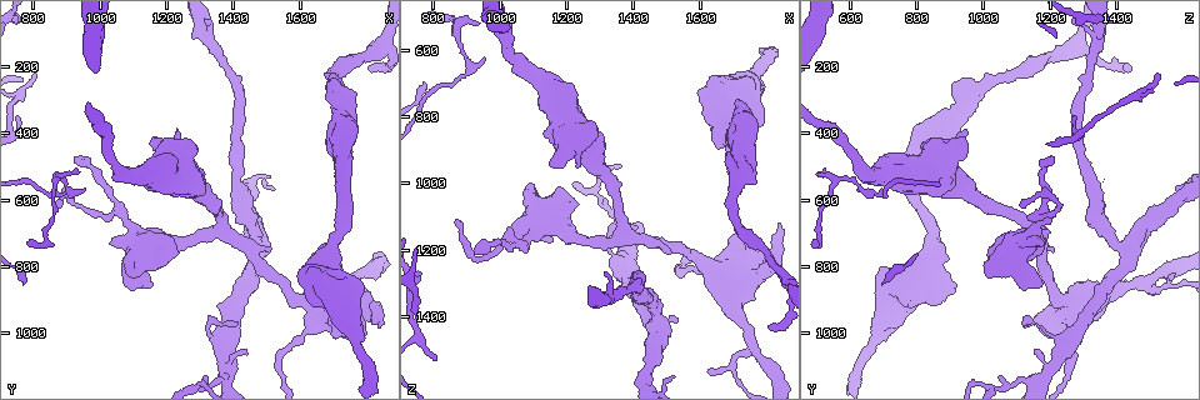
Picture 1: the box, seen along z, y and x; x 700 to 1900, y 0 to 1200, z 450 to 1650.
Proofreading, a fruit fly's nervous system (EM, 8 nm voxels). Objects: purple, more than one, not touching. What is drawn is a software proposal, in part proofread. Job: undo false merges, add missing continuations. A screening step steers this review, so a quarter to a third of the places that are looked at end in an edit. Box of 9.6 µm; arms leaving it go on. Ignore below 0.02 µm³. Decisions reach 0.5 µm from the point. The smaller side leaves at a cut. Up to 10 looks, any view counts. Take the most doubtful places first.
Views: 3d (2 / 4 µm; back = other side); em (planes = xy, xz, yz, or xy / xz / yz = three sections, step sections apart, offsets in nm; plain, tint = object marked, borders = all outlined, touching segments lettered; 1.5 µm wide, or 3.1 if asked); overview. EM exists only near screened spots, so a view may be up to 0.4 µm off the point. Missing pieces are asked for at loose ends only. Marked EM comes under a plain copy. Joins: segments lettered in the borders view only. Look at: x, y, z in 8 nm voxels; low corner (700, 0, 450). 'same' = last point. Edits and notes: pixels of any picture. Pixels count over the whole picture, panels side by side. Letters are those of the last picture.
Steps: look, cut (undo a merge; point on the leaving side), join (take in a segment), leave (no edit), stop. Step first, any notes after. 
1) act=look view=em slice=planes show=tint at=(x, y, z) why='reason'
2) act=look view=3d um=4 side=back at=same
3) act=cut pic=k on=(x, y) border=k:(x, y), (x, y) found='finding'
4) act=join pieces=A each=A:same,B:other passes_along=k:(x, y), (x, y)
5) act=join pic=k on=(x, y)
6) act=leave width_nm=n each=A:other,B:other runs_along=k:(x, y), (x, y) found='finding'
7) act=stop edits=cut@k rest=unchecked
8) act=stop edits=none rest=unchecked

act=look view=3d um=4 at=(1530, 570, 1580) why='end of a long branch'

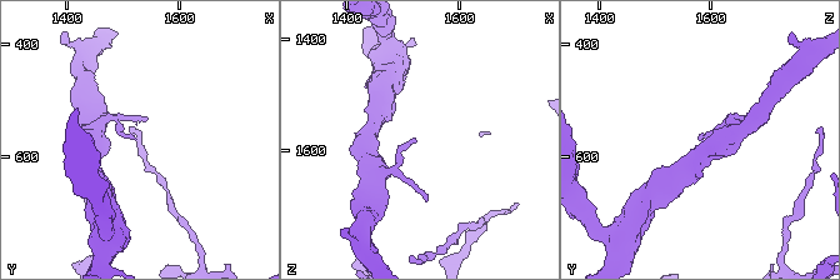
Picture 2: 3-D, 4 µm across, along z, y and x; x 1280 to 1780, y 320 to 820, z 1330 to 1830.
act=look view=em um=3.1 slice=xz step=16 show=tint at=(1520, 565, 1585) why='now the EM'

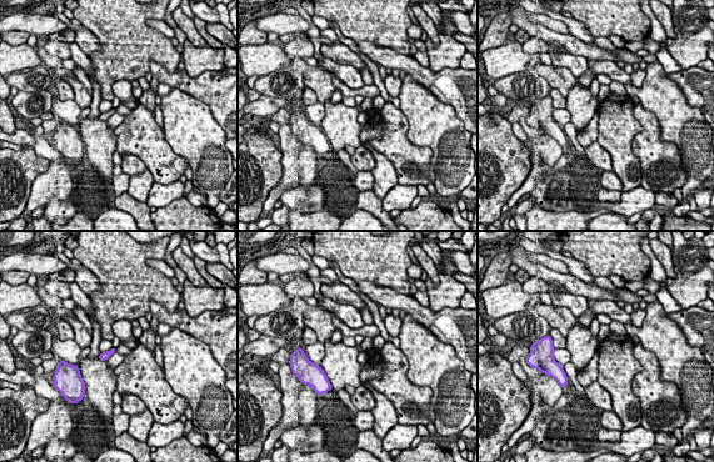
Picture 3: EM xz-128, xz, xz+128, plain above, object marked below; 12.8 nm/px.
act=look view=em um=3.1 slice=planes show=borders at=same why='another direction'

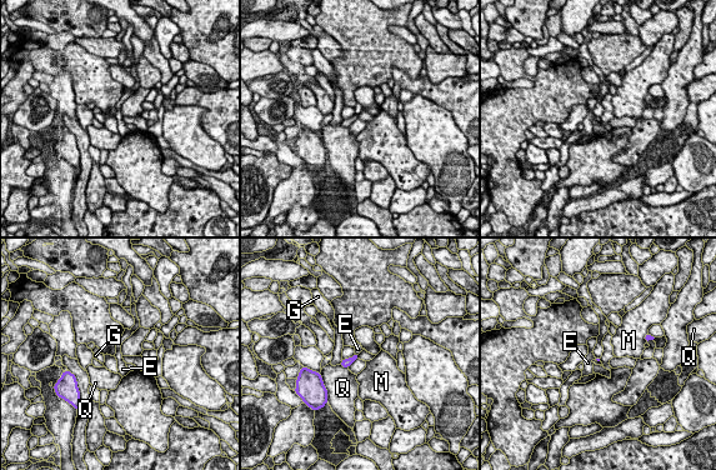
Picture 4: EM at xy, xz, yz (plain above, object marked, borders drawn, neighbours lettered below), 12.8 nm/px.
act=leave each=E:other,G:other,M:other,Q:other border=4:(340, 364), (348, 368) found='no lettered segment goes on from it'

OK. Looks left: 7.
act=look view=3d um=4 at=(1790, 870, 810) why='stops while still wide'

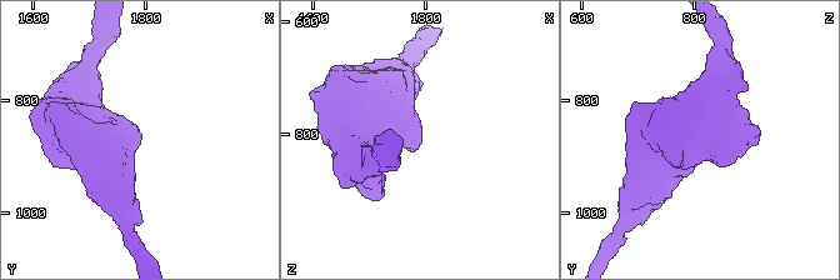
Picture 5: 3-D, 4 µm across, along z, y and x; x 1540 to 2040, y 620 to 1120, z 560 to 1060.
act=look view=em slice=yz step=4 show=borders at=(1790, 860, 815) why='now the EM'

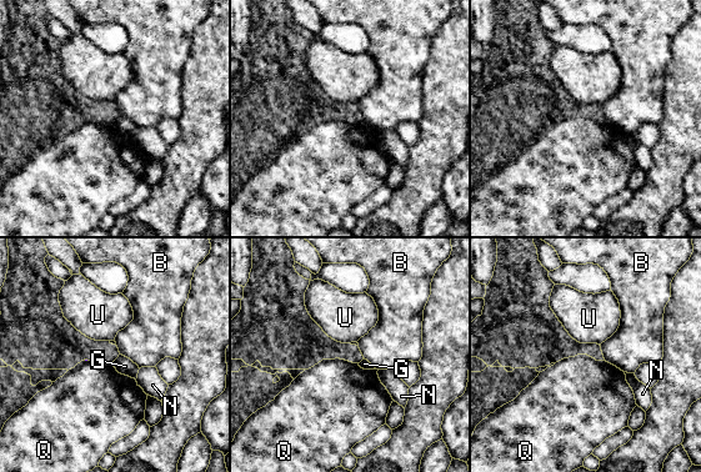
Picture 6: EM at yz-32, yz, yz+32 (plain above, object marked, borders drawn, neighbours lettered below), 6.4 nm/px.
act=look view=em slice=xz step=4 show=borders at=same

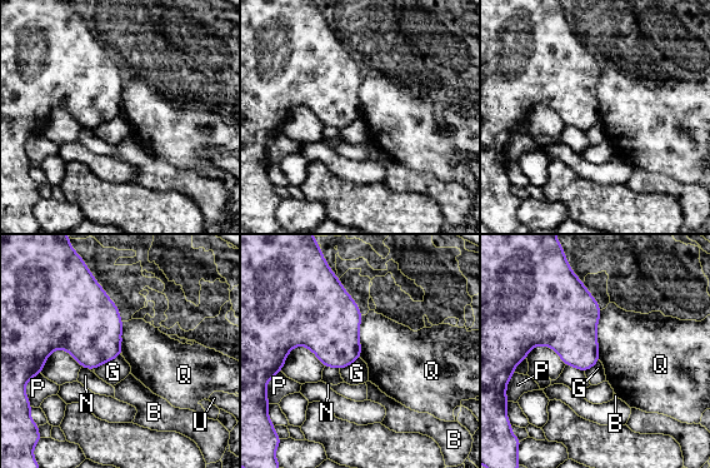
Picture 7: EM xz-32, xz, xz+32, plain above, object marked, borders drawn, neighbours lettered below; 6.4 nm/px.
act=leave each=B:other,G:other,N:other,P:other,Q:other,U:other border=7:(120, 354), (94, 369) found='none of them fits'

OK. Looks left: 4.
act=look view=em slice=planes show=borders at=(910, 570, 660) why='sharp bend'

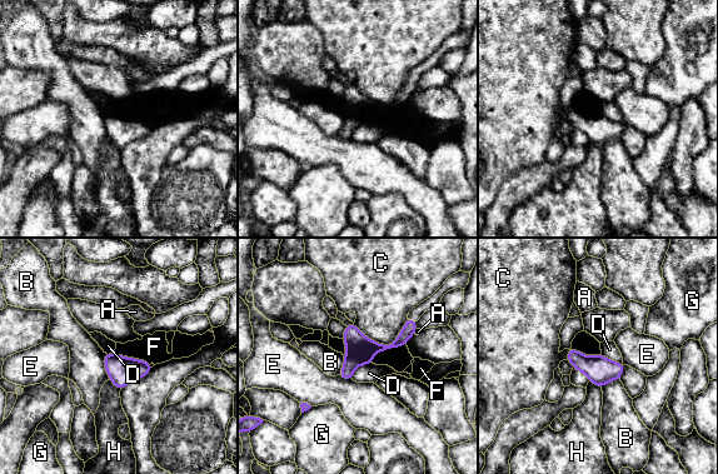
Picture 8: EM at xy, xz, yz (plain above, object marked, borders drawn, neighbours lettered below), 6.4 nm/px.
act=leave width_nm=180 each=A:other,B:other,C:other,D:other,E:other,F:other,G:other,H:other found='all the same neuron'

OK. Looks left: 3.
act=look view=3d um=4 at=(1600, 1010, 1260) why='thick turns thin'

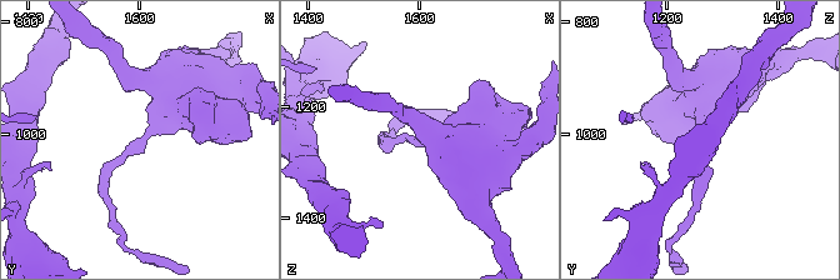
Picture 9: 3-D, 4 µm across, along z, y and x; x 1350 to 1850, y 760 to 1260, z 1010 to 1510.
act=look view=em slice=yz step=4 show=tint at=(1600, 1005, 1260) arm_widths_nm=190,440 why='need the tissue'

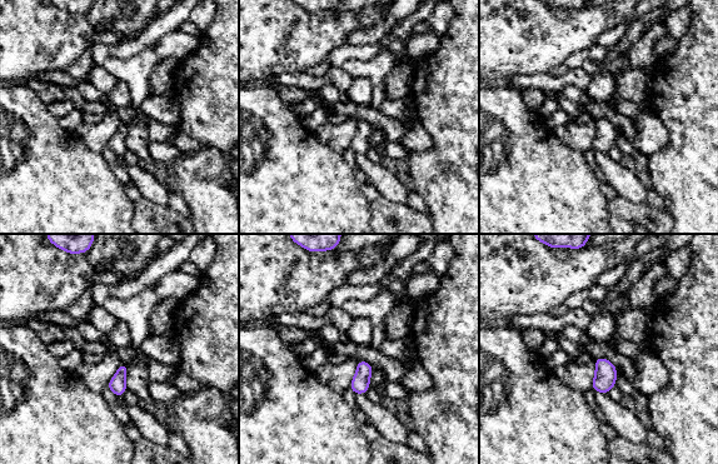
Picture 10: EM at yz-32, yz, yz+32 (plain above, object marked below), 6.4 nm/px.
act=look view=em slice=planes show=borders at=same why='another direction'

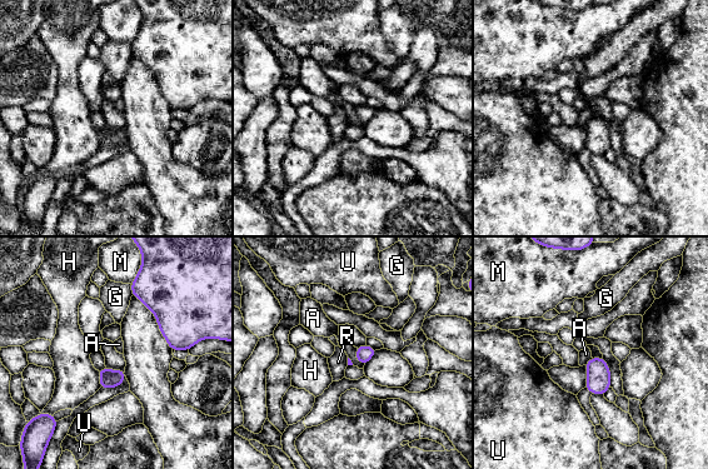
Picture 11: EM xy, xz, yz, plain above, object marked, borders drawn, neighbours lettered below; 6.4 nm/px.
act=leave width_nm=80 longest_contact=A:130nm each=A:other,G:other,H:other,M:other,R:other,U:other found='all the same neuron'

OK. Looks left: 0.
act=stop edits=none rest=unchecked

